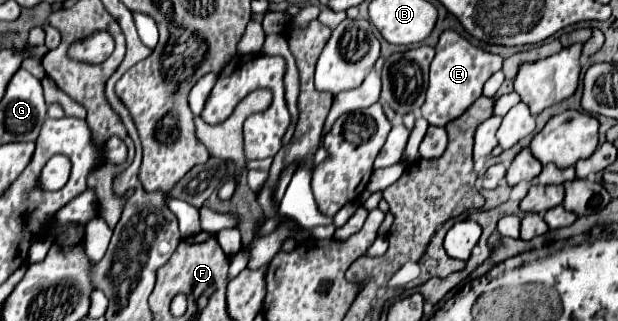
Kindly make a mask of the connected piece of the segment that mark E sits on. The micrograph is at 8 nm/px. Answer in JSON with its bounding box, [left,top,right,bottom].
[421,29,503,125]

